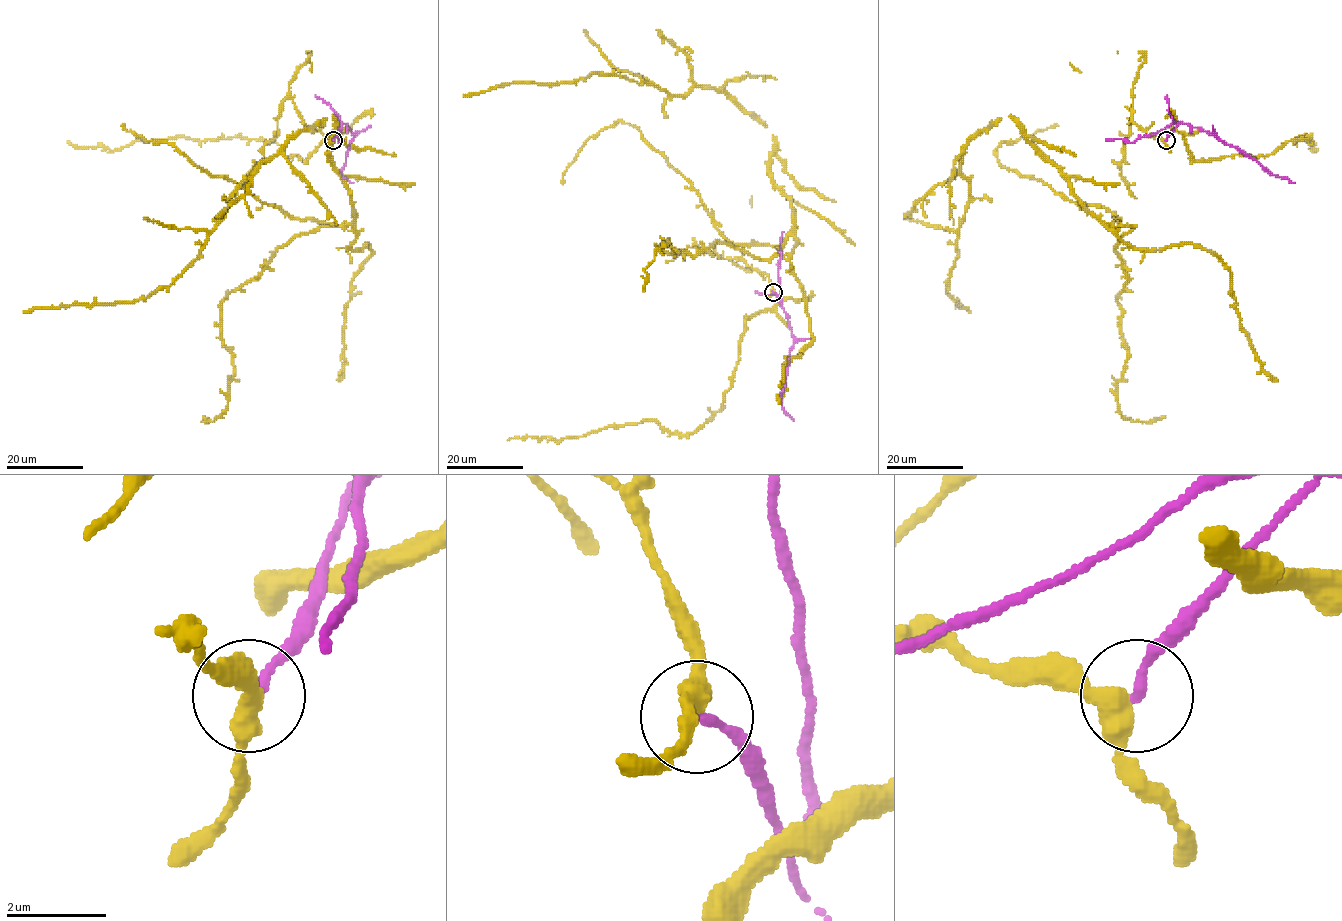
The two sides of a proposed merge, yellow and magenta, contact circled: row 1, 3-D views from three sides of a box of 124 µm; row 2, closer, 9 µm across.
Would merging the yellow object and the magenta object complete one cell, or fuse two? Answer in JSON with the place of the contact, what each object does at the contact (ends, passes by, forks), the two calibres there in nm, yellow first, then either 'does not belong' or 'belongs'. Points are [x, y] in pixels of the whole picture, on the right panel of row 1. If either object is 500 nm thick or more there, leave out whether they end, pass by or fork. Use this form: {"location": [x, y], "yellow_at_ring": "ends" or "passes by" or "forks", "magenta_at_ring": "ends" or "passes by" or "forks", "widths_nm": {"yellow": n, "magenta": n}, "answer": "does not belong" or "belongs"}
{"location": [1166, 140], "yellow_at_ring": "passes by", "magenta_at_ring": "ends", "widths_nm": {"yellow": 380, "magenta": 200}, "answer": "does not belong"}

